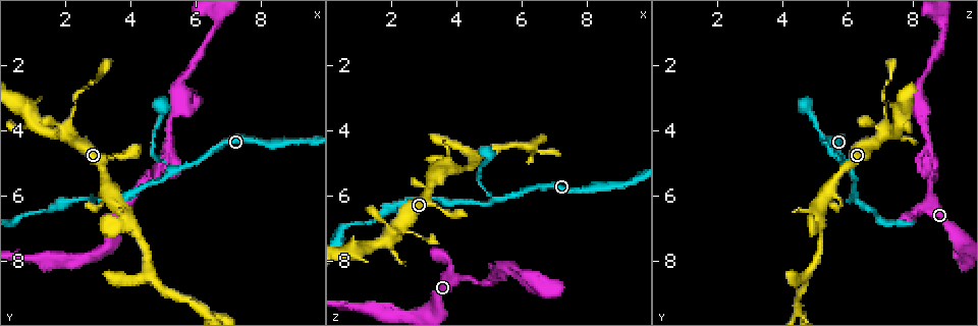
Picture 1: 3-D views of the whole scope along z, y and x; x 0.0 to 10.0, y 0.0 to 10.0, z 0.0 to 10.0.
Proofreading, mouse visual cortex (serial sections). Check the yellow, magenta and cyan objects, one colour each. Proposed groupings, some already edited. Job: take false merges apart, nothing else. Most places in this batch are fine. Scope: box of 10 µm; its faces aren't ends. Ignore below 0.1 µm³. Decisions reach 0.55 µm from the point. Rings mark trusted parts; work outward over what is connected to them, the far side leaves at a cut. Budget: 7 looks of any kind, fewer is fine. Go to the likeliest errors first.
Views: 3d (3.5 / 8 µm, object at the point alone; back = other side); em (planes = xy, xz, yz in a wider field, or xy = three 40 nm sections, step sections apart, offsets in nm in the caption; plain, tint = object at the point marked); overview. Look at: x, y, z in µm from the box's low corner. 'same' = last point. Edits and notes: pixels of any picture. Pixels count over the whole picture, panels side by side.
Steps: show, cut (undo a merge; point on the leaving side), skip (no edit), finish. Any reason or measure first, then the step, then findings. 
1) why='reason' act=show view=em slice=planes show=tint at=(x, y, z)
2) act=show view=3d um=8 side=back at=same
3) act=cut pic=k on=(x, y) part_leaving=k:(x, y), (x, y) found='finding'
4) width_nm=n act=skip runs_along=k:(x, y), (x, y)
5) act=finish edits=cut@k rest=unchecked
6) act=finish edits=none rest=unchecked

act=show view=3d um=3.5 at=(5.35, 5.20, 6.10)

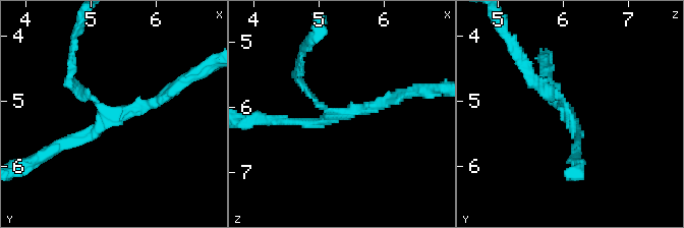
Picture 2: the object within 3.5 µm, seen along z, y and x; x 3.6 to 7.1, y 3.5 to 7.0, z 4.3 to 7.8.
arms=3 arm_widths_nm=150,150,150 why='need the tissue' act=show view=em slice=xy step=1 show=tint at=(5.30, 5.25, 6.05)

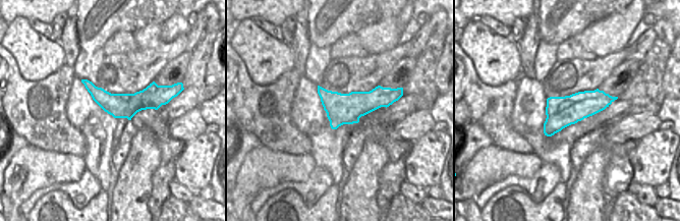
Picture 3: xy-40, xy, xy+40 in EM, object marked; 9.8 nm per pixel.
act=skip runs_along=2:(170, 93), (51, 149) found='continuous, no second cell'

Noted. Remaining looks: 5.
why='branch point' act=show view=3d um=3.5 at=(3.95, 6.80, 5.10)

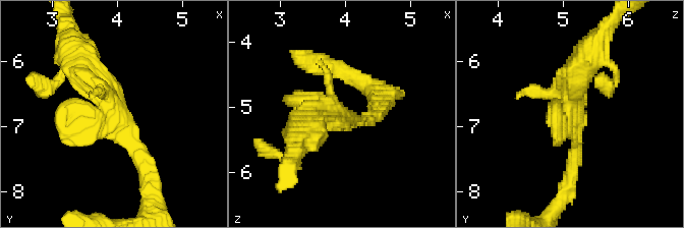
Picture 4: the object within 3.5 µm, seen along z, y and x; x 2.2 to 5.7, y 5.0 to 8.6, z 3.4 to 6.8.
act=show view=em slice=xy step=5 show=tint at=(3.95, 6.75, 5.15)

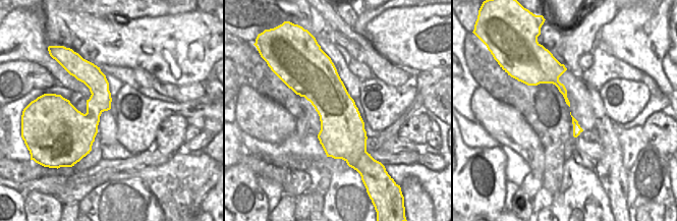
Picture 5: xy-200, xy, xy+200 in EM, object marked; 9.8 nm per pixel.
act=skip runs_along=5:(92, 66), (96, 106), (82, 153) found='continuous, no second cell'

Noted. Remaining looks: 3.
why='a narrow waist' act=show view=3d um=3.5 at=(4.80, 5.20, 8.60)

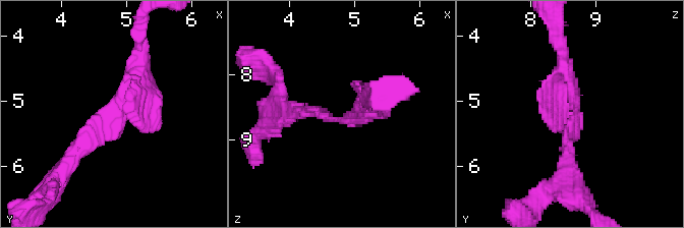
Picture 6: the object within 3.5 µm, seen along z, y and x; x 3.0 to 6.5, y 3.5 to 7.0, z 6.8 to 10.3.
arm_widths_nm=200,200 act=show view=em slice=xy step=1 show=tint at=(4.80, 5.15, 8.65)

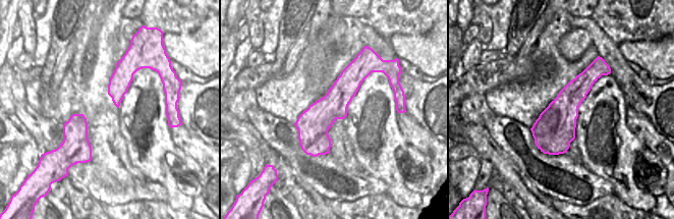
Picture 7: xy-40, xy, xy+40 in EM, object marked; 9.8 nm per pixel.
act=skip runs_along=6:(68, 161), (140, 76), (140, 55) found='all the same cell'

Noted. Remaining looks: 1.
act=finish edits=none rest=unchecked

